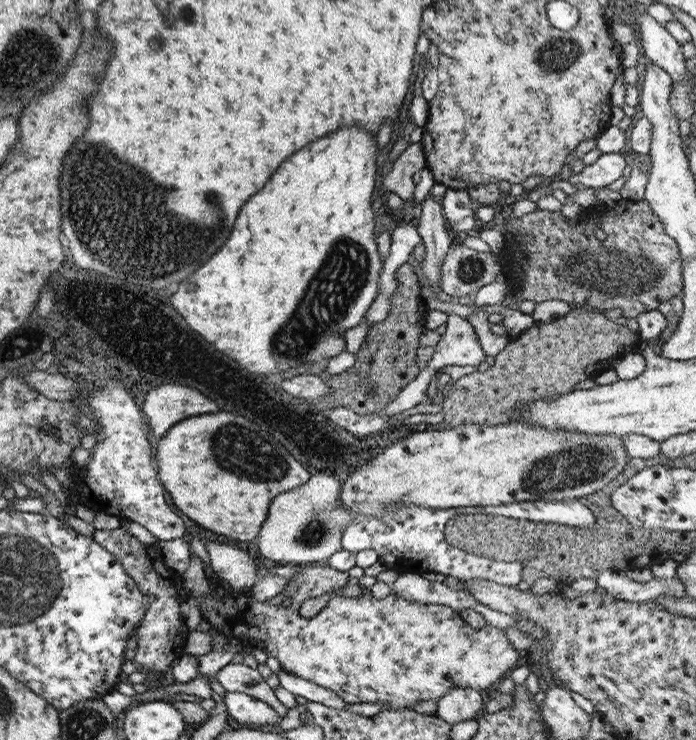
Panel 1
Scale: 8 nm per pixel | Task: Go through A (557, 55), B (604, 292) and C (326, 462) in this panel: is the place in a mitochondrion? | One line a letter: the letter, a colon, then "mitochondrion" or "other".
A: mitochondrion
B: other
C: other

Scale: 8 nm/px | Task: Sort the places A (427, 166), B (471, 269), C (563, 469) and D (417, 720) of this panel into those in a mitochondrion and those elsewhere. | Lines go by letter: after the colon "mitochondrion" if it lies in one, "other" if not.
A: other
B: mitochondrion
C: mitochondrion
D: other

